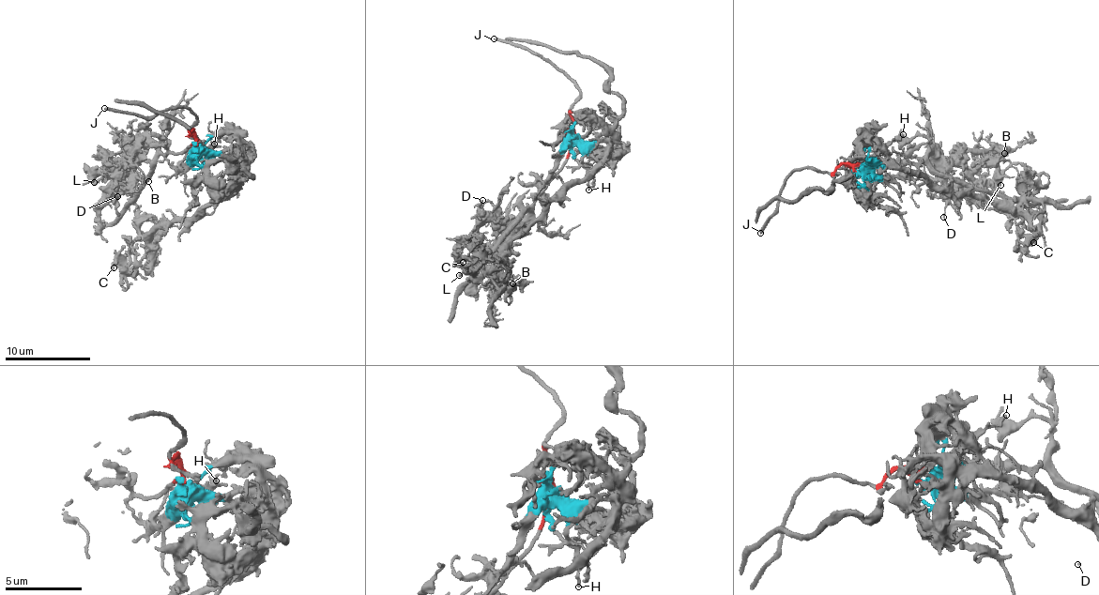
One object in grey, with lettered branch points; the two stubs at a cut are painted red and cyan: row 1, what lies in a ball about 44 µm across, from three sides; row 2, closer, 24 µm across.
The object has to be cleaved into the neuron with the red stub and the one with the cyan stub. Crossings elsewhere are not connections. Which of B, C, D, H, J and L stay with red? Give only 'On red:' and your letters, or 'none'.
On red: B, D, J, L

